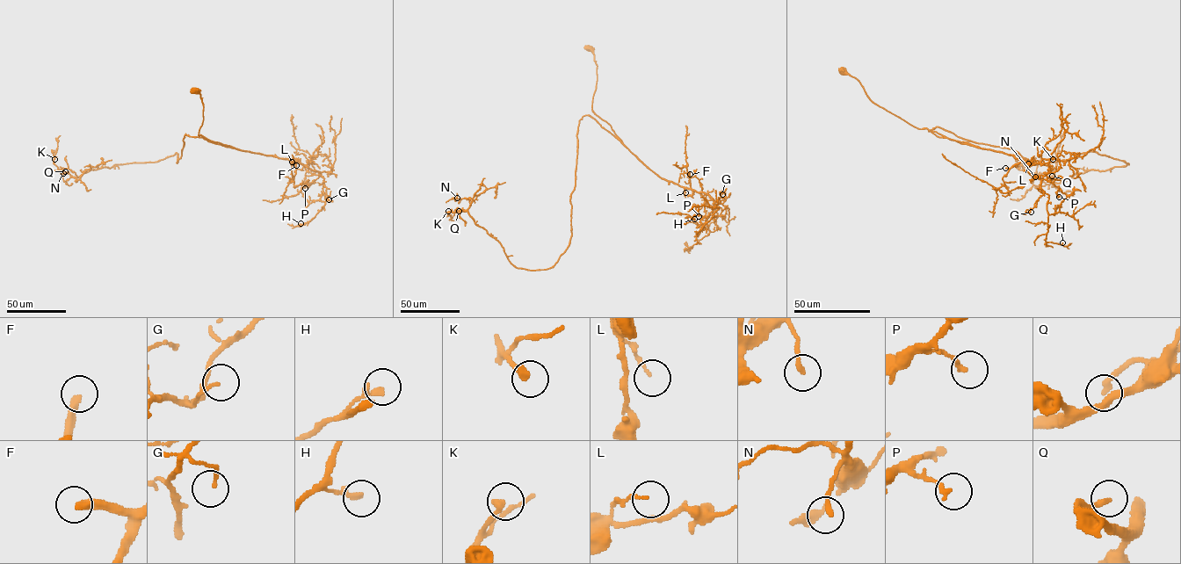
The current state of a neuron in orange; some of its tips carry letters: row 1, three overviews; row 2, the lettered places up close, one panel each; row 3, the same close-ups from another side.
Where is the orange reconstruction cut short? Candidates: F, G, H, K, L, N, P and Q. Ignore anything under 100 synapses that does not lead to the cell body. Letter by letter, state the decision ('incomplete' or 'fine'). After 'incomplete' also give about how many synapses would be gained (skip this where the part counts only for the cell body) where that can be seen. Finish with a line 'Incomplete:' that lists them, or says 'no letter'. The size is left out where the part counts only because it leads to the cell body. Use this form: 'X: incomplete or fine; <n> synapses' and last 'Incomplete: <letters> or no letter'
F: incomplete; 200 synapses
G: fine
H: fine
K: fine
L: fine
N: fine
P: fine
Q: fine
Incomplete: F

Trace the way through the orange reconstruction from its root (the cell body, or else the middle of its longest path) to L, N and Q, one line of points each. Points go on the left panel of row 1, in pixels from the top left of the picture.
L: (195, 90), (200, 94), (203, 106), (199, 135), (239, 150), (292, 162)
N: (195, 90), (203, 106), (199, 135), (233, 148), (185, 133), (177, 162), (176, 153), (76, 178), (63, 173)
Q: (195, 90), (203, 106), (199, 135), (233, 148), (185, 133), (177, 162), (176, 153), (76, 177), (65, 171)

